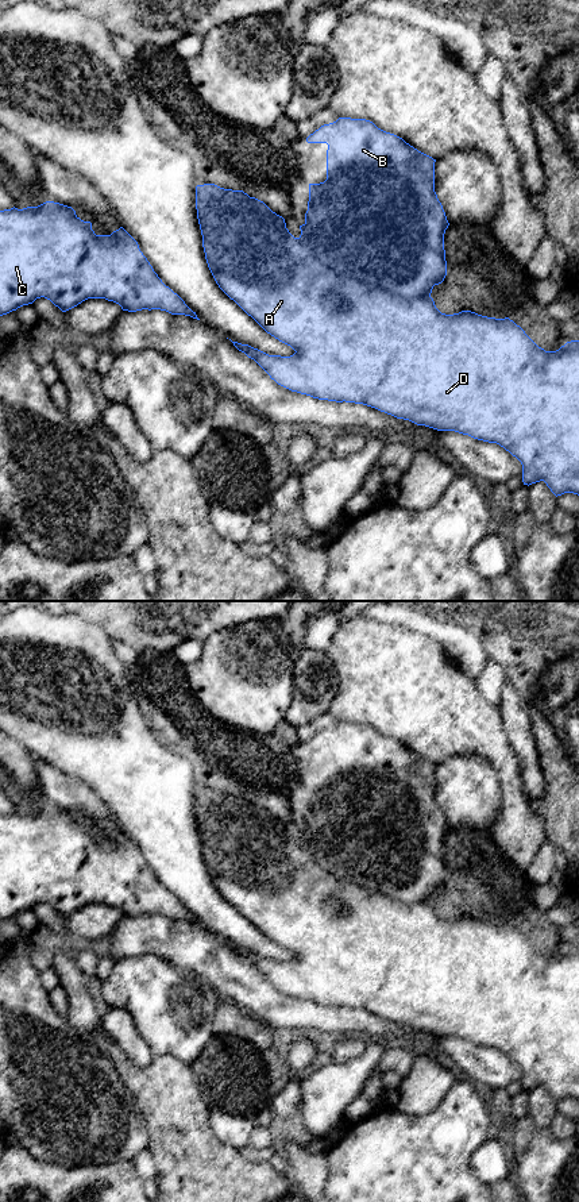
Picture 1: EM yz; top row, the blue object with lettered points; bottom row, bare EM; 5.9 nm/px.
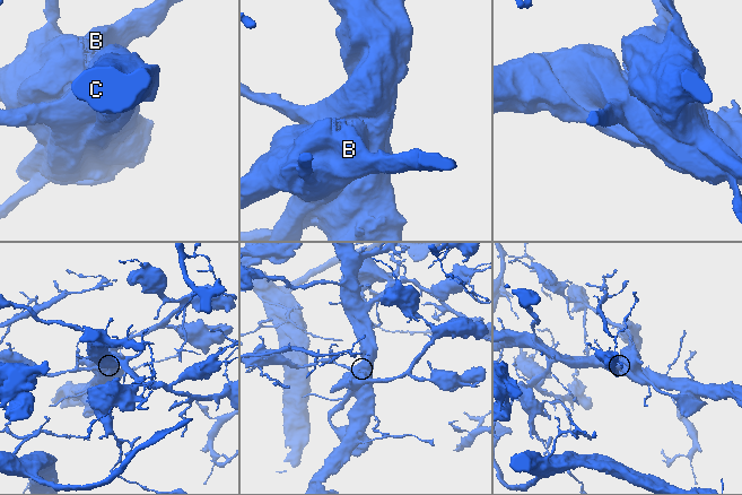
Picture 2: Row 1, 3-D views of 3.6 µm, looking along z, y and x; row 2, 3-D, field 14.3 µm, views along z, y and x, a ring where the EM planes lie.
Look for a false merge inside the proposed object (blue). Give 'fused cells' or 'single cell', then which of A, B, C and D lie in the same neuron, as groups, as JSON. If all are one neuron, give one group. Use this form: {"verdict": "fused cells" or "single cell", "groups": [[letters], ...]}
{"verdict": "fused cells", "groups": [["A", "C", "D"], ["B"]]}

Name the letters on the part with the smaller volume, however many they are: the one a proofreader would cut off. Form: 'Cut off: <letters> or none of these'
Cut off: B

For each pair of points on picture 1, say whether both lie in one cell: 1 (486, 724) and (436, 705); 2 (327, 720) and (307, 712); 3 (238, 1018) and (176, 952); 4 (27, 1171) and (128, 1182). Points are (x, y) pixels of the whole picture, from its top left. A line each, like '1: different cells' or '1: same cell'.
1: same cell
2: different cells
3: different cells
4: same cell

